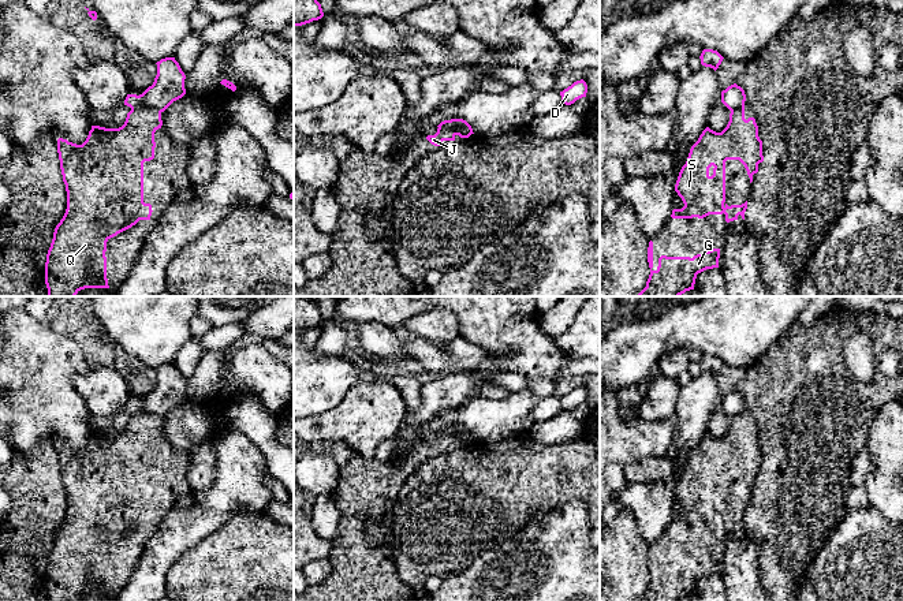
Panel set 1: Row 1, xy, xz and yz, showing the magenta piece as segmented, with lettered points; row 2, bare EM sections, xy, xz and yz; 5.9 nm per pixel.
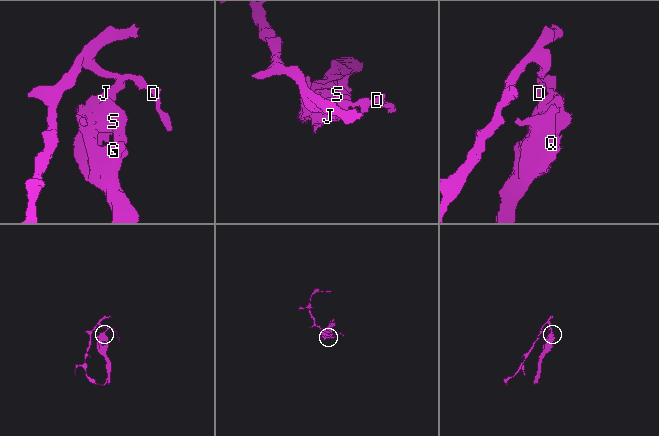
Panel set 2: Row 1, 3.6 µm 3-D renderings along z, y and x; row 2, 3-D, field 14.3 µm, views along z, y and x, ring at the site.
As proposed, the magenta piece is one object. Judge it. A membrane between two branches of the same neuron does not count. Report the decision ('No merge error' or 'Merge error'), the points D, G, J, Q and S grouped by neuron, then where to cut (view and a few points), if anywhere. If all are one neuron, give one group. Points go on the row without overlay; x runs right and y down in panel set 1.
Merge error. Groups: D / G J Q S. Split along xy (131, 413), (146, 411), (160, 418)

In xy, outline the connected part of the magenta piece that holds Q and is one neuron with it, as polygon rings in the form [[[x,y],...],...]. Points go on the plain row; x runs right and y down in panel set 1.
[[[134,413],[119,434],[92,432],[82,451],[57,445],[60,475],[67,497],[67,515],[56,531],[46,560],[48,601],[77,601],[85,594],[109,594],[107,548],[139,526],[150,526],[152,511],[143,508],[143,469],[154,464],[154,438],[161,434],[161,418]]]

